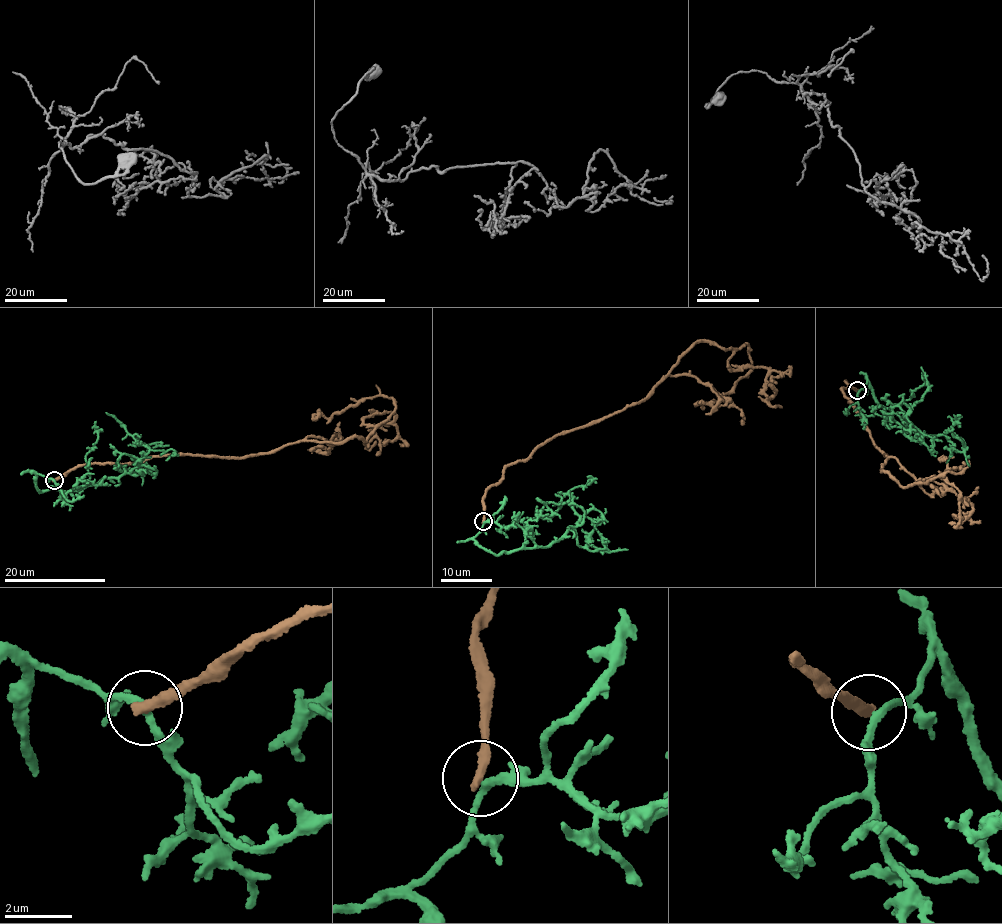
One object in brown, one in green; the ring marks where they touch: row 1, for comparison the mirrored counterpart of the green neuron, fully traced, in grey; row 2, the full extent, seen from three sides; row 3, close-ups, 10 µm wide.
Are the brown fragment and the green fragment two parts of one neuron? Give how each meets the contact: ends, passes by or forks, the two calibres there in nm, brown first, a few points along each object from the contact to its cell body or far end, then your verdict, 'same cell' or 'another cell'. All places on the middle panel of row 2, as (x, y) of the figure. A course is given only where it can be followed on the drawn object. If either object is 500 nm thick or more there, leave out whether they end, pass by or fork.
brown ends; green passes by; calibres 320 and 190 nm; course brown (483, 521), (486, 492), (507, 466), (648, 398), (693, 343), (748, 346), (745, 376), (718, 402), (695, 403); course green (484, 521), (474, 538), (496, 555), (551, 545), (572, 527), (580, 546), (607, 551), (595, 529), (606, 508); another cell

